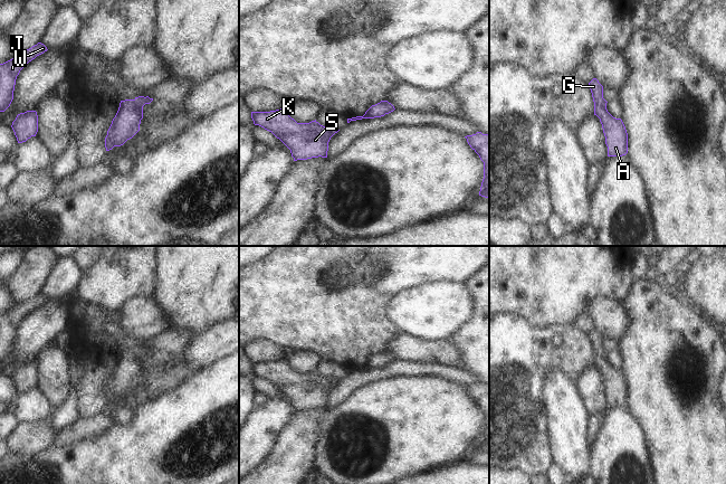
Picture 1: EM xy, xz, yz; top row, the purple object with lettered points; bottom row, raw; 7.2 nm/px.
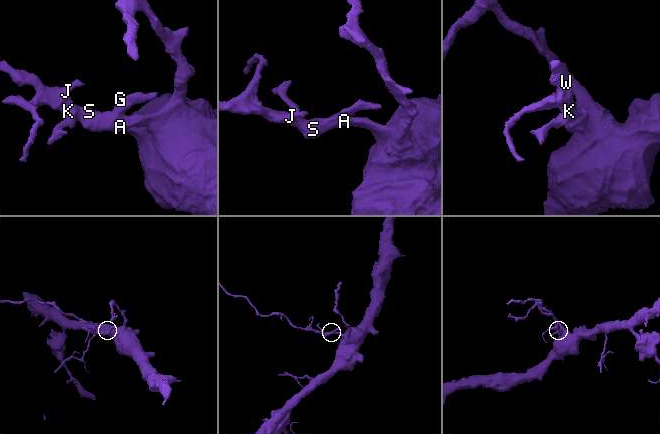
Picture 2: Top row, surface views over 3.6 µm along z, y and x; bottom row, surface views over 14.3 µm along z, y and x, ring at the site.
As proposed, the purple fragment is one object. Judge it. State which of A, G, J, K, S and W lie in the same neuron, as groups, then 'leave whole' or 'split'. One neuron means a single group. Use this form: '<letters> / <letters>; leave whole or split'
A G J K S W; leave whole

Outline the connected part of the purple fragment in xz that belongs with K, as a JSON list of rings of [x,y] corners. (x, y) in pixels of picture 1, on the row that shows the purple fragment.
[[[286,108],[270,112],[251,112],[255,125],[271,132],[289,150],[294,161],[327,158],[328,142],[340,130],[321,125],[316,120],[297,123]]]

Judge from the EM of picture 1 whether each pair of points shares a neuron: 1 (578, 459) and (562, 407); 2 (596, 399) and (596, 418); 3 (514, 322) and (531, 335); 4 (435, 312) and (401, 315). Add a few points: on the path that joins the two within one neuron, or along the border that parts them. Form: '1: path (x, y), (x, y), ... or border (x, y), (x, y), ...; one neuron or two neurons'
1: path (569, 446), (567, 420); one neuron
2: border (602, 410), (591, 416); two neurons
3: path (518, 326), (526, 334); one neuron
4: path (427, 312), (409, 312); one neuron

